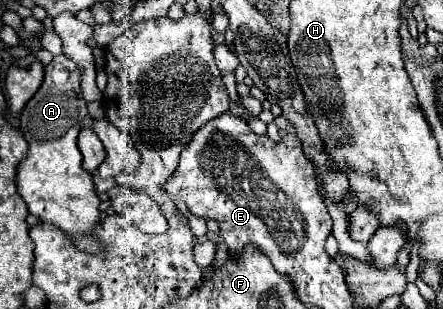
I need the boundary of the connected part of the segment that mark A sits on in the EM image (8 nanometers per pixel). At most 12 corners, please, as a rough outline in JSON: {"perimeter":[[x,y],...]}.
{"perimeter":[[66,55],[20,115],[18,193],[80,251],[104,255],[86,101]]}

